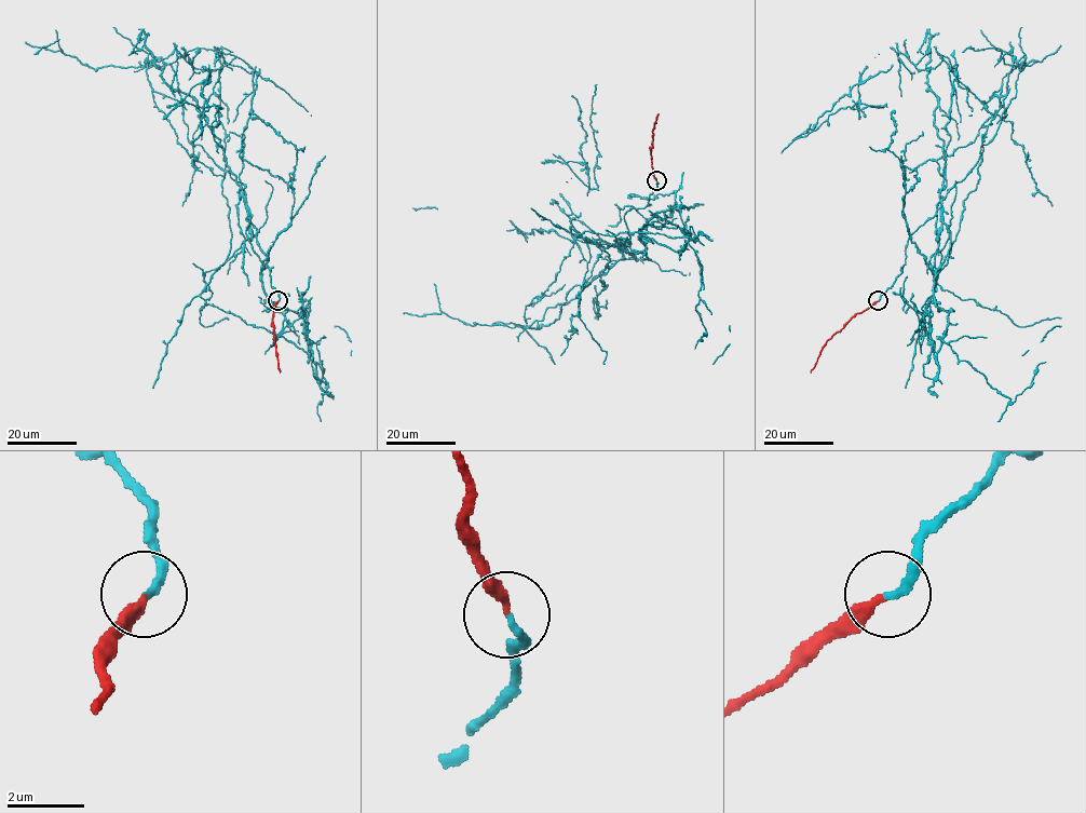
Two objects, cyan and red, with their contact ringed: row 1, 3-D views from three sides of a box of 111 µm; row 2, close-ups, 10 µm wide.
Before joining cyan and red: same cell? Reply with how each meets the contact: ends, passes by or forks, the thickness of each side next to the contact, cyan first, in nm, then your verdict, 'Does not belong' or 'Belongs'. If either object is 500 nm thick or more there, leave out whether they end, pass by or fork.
At the ring cyan ends. At the ring red ends. Thickness 200 nm (cyan) against 280 nm. Does not belong

